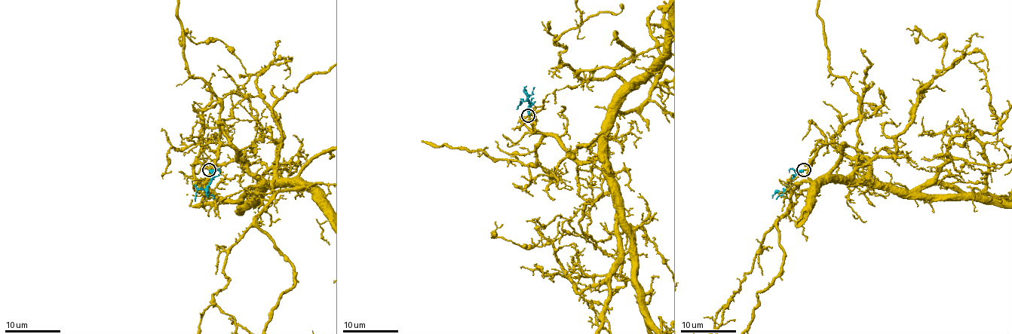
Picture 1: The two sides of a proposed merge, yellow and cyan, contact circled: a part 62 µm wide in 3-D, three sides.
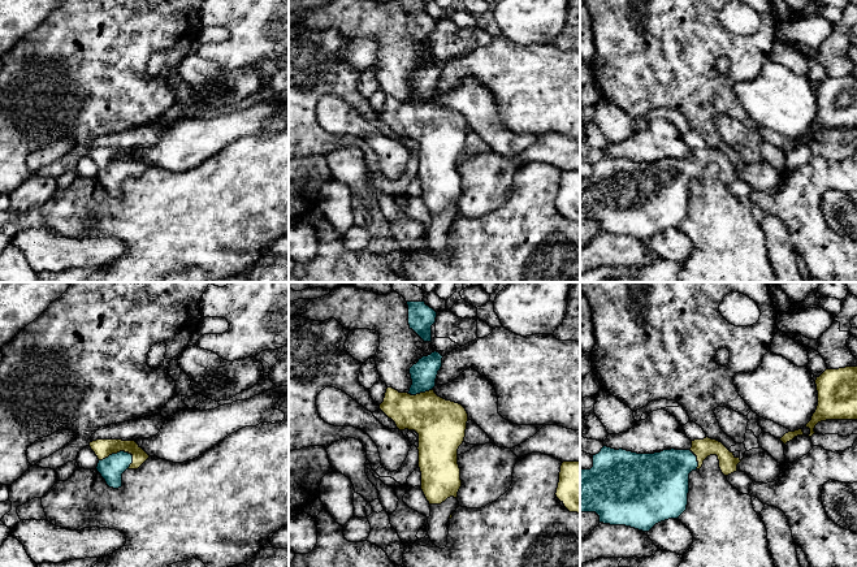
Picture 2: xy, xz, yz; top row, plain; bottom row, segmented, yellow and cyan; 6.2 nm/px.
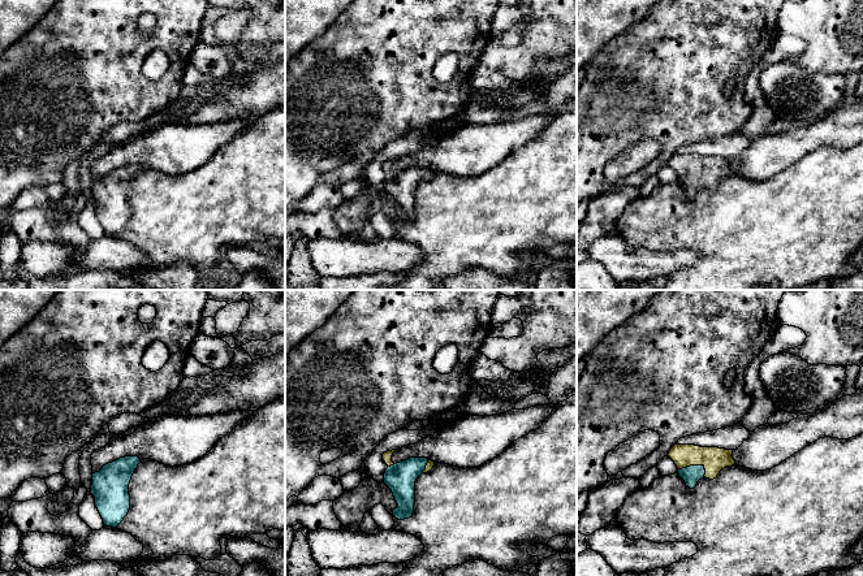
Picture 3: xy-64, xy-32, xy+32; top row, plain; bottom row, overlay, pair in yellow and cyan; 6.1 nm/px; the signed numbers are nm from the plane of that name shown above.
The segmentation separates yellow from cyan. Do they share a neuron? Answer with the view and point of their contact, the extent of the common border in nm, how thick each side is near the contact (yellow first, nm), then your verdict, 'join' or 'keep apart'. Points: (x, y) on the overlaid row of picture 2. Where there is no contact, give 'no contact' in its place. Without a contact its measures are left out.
xy (116, 453) | 220 nm | 110/150 nm | join

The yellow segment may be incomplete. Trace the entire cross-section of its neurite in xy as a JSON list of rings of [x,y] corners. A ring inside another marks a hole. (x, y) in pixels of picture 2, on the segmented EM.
[[[96,440],[90,447],[99,459],[98,472],[113,489],[122,486],[126,469],[138,469],[150,458],[135,441]]]

